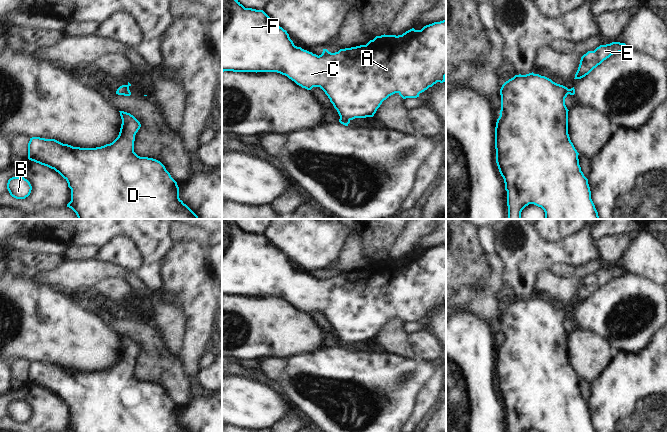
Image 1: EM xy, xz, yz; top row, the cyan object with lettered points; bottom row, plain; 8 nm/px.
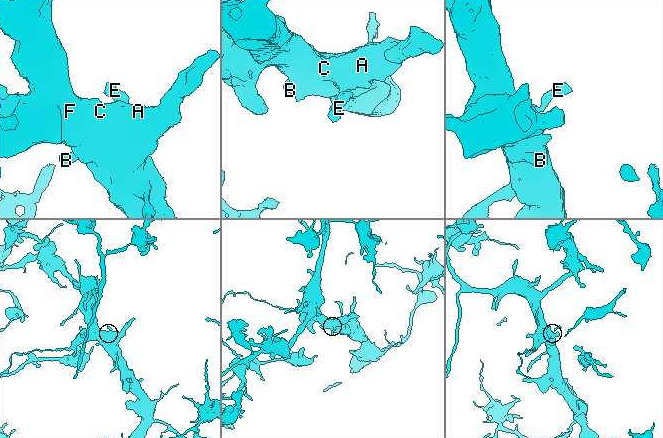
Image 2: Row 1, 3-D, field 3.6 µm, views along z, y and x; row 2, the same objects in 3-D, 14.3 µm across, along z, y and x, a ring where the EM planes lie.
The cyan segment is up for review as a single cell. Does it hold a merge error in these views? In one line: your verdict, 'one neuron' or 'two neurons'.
one neuron

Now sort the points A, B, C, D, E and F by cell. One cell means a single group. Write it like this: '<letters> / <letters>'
A B C D E F

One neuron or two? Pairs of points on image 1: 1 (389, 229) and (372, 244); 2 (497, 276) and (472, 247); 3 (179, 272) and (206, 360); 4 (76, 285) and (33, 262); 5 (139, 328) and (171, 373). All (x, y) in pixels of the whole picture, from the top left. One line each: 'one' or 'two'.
1: one
2: two
3: two
4: two
5: one

